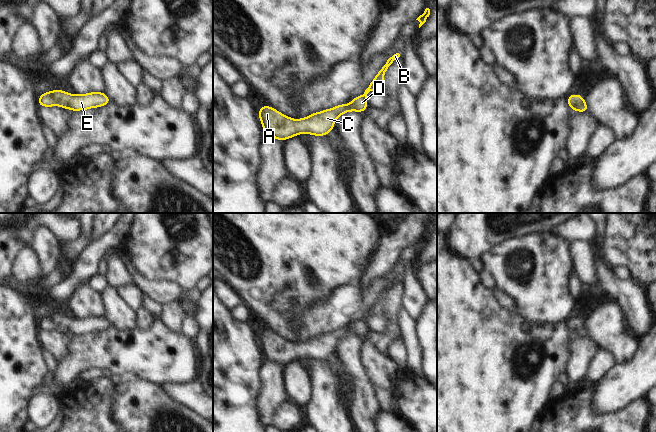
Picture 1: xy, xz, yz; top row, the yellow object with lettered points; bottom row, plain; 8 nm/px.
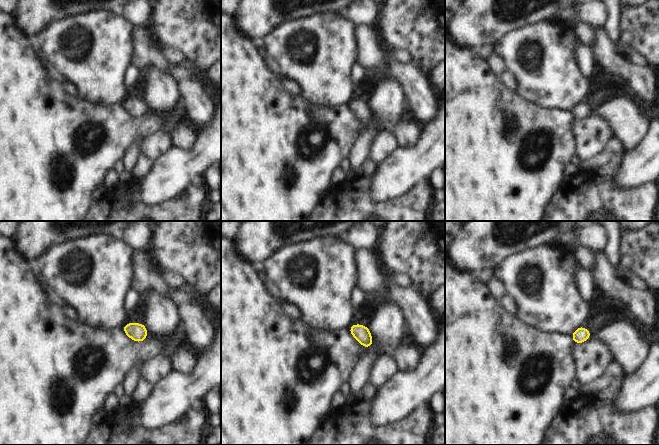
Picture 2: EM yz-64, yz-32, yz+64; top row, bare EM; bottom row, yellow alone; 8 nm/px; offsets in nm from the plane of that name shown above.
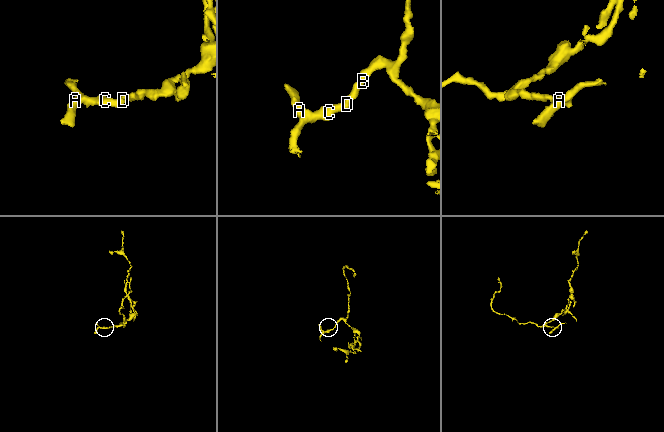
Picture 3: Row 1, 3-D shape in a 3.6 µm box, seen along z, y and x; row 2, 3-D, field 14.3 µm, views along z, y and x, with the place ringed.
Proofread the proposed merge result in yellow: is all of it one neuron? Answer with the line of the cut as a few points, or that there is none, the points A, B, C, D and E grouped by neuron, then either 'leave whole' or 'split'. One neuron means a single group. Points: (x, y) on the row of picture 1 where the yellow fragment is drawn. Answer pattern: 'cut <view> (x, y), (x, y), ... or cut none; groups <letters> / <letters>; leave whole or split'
cut none; groups A B C D E; leave whole

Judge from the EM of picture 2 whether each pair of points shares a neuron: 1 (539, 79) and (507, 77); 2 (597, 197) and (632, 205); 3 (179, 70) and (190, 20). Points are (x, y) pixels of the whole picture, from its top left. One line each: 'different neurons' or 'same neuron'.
1: different neurons
2: same neuron
3: different neurons

